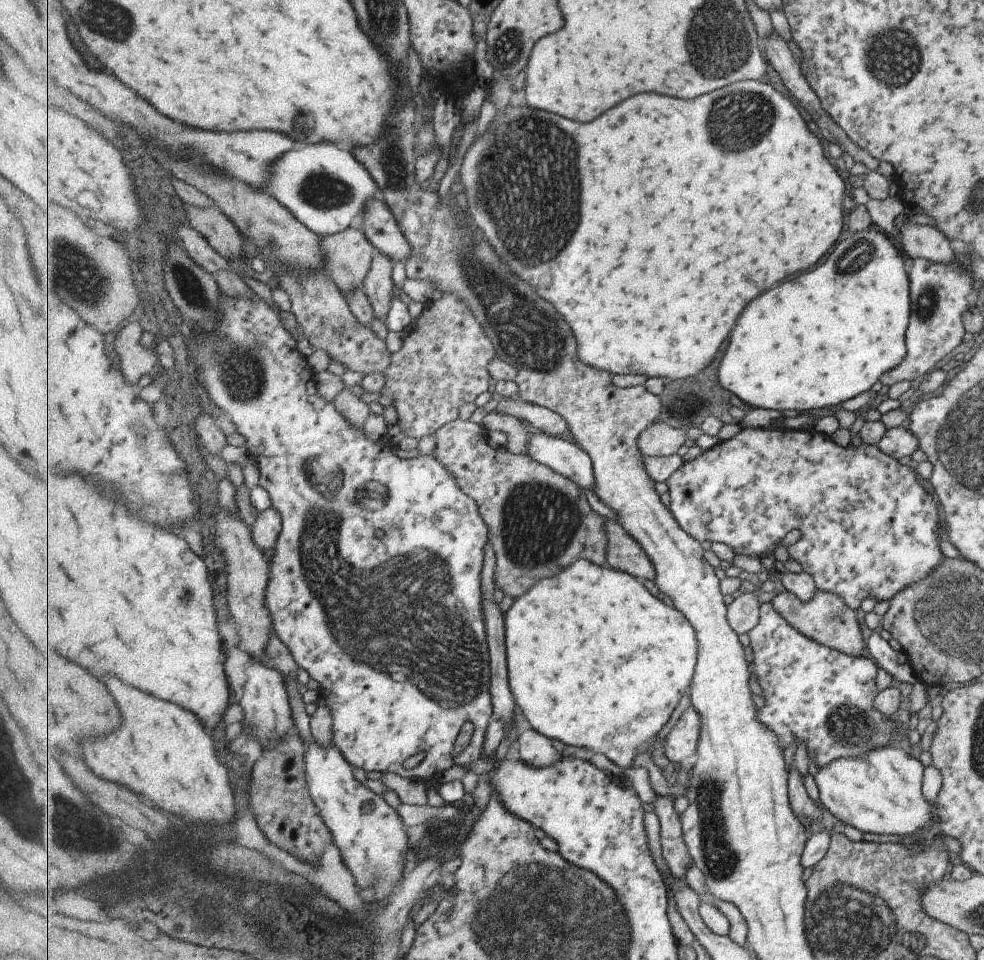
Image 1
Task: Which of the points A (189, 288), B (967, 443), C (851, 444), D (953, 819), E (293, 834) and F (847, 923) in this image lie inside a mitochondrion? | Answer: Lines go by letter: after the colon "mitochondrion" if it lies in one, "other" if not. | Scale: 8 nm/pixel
A: mitochondrion
B: mitochondrion
C: other
D: other
E: other
F: mitochondrion

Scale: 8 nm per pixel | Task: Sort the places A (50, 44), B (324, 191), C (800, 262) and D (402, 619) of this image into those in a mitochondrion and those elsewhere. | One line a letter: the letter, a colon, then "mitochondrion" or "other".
A: other
B: mitochondrion
C: other
D: mitochondrion

